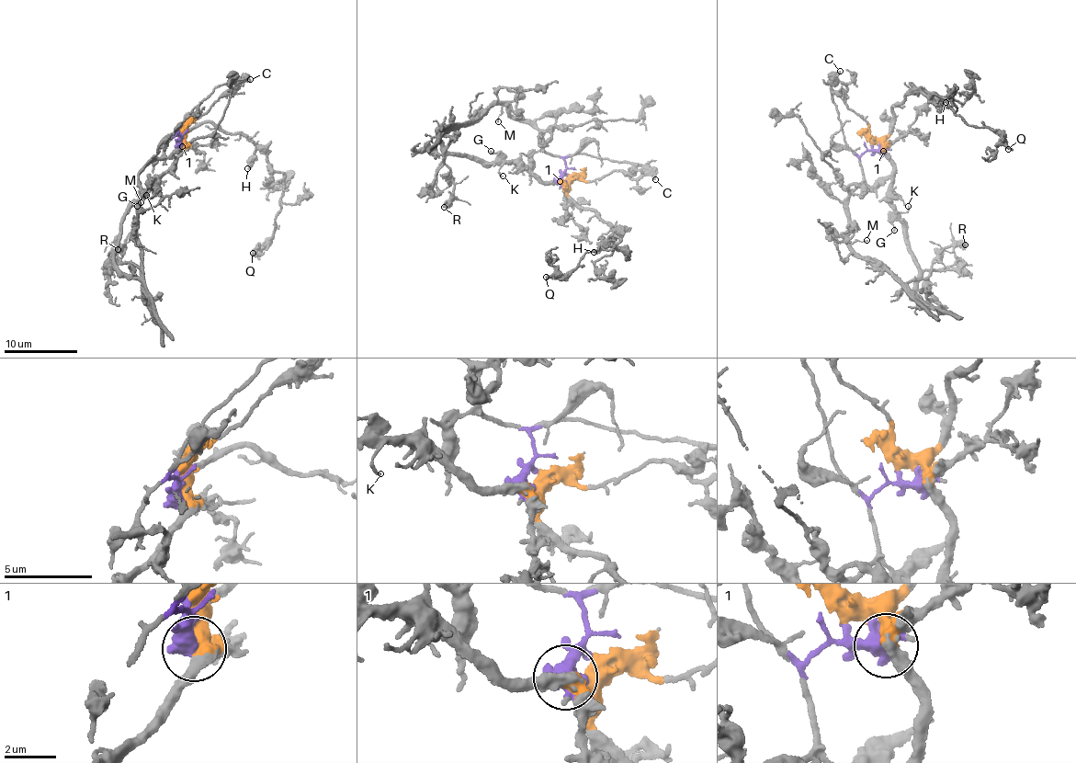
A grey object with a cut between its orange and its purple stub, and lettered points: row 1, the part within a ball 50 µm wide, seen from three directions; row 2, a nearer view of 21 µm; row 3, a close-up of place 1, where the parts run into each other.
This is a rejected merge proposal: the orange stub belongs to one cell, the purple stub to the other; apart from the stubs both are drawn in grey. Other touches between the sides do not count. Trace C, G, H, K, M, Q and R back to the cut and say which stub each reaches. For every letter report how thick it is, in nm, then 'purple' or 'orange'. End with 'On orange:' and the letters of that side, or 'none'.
C: 160 nm thick; purple
G: 140 nm thick; orange
H: 280 nm thick; orange
K: 140 nm thick; orange
M: 110 nm thick; purple
Q: 160 nm thick; orange
R: 380 nm thick; purple
On orange: G, H, K, Q

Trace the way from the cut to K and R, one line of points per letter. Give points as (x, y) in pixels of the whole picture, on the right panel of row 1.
K: (871, 145), (881, 144), (889, 161), (894, 208), (904, 212), (908, 206)
R: (871, 145), (859, 162), (863, 182), (848, 205), (846, 244), (910, 283), (928, 276), (943, 249), (965, 244)

